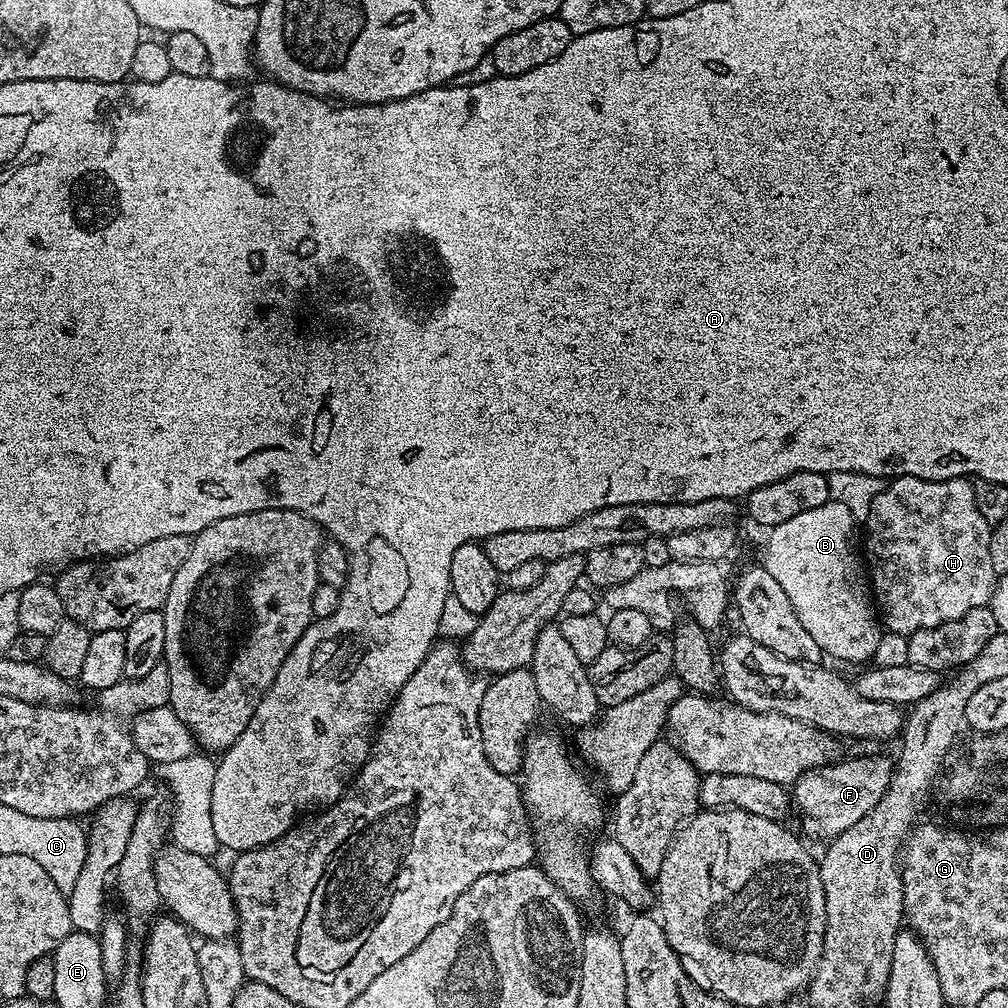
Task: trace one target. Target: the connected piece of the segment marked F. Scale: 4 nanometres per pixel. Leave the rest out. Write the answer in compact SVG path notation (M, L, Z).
M884 756L842 760L822 768L811 768L796 779L794 806L798 812L800 810L800 824L804 827L805 837L817 836L821 842L827 842L842 834L842 830L850 830L854 822L866 818L866 814L870 814L870 810L882 802L890 786L894 769L892 760L888 761Z

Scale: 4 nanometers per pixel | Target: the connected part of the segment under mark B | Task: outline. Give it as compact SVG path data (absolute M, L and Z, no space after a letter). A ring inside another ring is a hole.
M831 499L826 506L794 514L794 518L782 522L782 526L771 528L767 536L762 566L775 578L778 586L782 586L786 598L790 598L790 606L794 606L794 614L798 614L798 622L802 622L802 626L806 626L810 633L810 638L818 642L821 653L825 657L833 656L836 660L849 660L852 664L863 665L871 661L878 650L882 624L870 595L866 564L858 551L857 517L852 516L850 510L842 506L842 502Z

